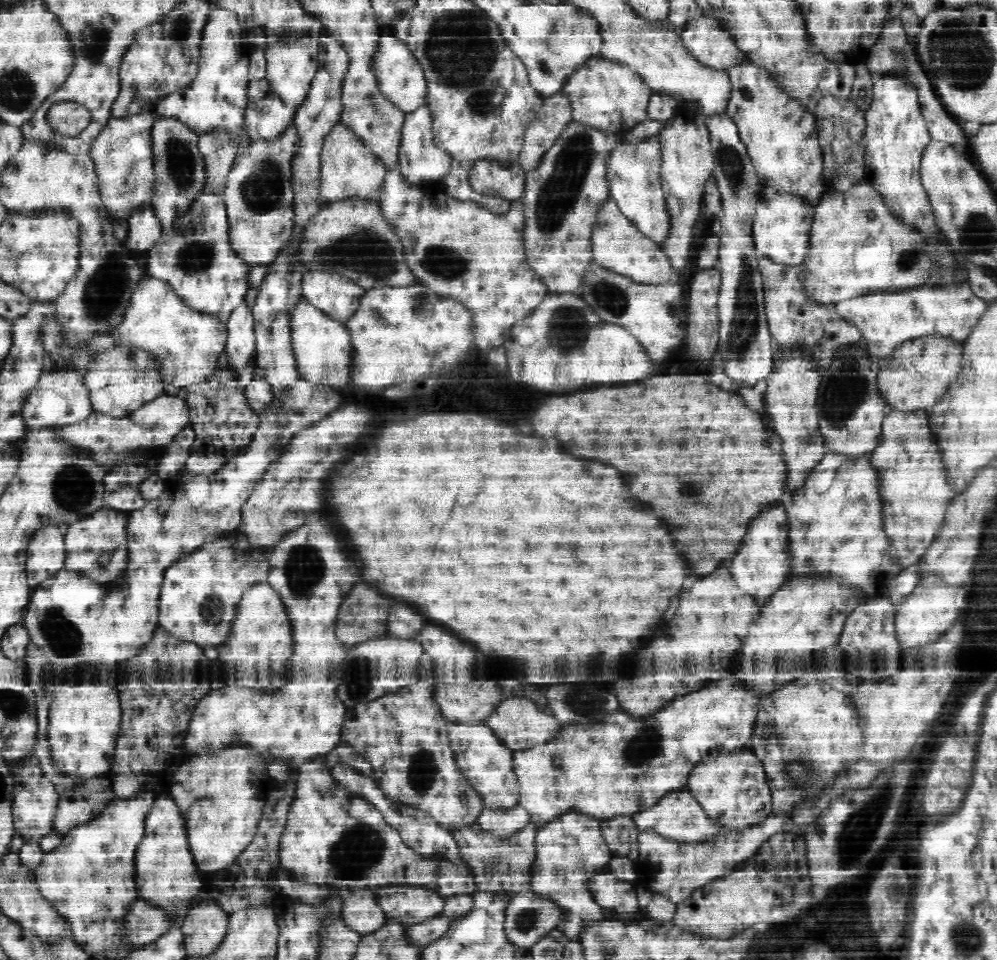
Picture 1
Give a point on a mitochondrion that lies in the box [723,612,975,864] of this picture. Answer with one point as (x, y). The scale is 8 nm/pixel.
(872, 808)

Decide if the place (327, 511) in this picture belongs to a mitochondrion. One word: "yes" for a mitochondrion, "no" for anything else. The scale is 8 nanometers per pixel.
no

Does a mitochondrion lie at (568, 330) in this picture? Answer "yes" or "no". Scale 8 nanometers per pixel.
yes

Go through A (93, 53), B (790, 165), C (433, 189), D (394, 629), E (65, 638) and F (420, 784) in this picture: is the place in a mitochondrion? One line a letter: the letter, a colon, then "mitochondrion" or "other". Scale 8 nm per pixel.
A: mitochondrion
B: other
C: other
D: other
E: mitochondrion
F: mitochondrion

